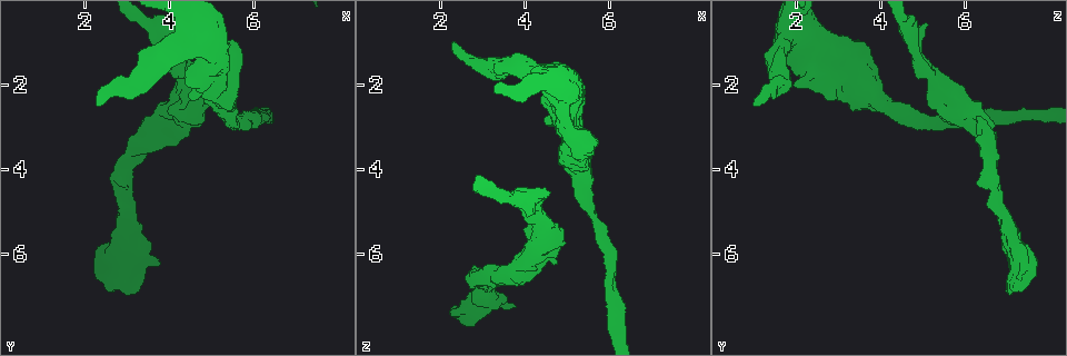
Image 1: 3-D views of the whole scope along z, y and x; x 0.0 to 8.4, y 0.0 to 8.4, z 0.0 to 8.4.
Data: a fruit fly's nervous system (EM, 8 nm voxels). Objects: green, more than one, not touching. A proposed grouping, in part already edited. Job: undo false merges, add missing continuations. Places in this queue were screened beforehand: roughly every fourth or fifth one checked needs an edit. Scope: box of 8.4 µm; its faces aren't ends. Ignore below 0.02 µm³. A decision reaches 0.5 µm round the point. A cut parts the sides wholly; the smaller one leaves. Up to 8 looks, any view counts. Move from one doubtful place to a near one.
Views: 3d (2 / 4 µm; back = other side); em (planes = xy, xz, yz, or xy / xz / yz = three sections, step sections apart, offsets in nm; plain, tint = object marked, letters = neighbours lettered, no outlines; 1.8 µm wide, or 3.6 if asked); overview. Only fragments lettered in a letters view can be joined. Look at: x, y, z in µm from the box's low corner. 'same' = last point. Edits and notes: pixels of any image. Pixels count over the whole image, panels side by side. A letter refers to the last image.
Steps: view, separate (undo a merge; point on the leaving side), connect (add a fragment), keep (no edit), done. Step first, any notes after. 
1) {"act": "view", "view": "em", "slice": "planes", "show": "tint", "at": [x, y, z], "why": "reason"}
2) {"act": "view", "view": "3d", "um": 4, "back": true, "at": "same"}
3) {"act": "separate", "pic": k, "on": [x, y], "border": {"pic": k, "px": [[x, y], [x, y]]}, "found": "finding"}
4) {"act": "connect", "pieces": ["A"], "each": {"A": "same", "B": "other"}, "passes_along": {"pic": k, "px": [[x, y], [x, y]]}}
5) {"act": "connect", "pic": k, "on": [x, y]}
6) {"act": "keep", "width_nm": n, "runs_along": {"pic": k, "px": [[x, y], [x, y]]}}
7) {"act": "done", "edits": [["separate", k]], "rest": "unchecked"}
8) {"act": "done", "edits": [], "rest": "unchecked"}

{"act": "view", "view": "3d", "um": 4, "back": true, "at": [4.80, 2.80, 6.20], "why": "free end"}

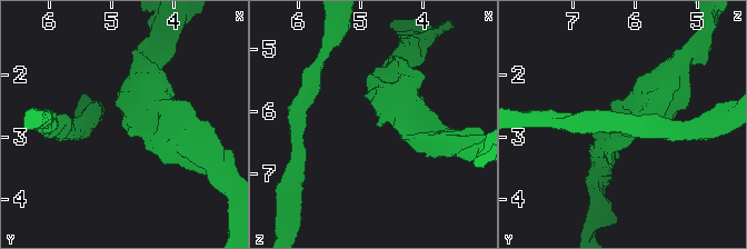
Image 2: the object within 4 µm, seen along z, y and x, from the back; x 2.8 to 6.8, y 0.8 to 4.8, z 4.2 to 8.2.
{"act": "view", "view": "em", "slice": "planes", "show": "letters", "at": [4.70, 2.85, 6.20]}

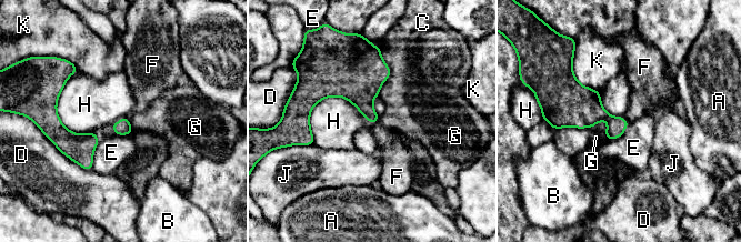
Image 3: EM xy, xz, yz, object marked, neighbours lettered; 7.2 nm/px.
{"act": "keep", "each": {"A": "other", "B": "other", "C": "other", "D": "other", "E": "other", "F": "other", "G": "other", "H": "other", "J": "other", "K": "other"}, "border": {"pic": 3, "px": [[378, 120], [372, 125]]}, "found": "no lettered fragment goes on from it"}

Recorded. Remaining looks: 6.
{"act": "view", "view": "em", "slice": "planes", "show": "letters", "at": [3.35, 6.85, 6.95], "why": "an open end"}

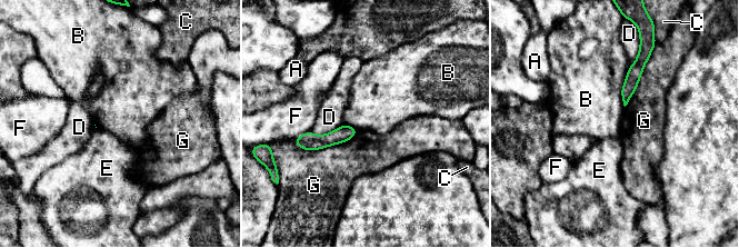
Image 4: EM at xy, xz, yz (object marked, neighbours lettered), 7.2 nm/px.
{"act": "keep", "each": {"A": "other", "B": "other", "C": "other", "D": "other", "E": "other", "F": "other", "G": "other"}, "runs_along": {"pic": 4, "px": [[352, 130], [327, 140], [301, 140]]}, "found": "no lettered fragment goes on from it"}

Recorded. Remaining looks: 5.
{"act": "view", "view": "em", "slice": "planes", "show": "plain", "at": [2.30, 2.50, 0.95], "why": "long arm stops here"}

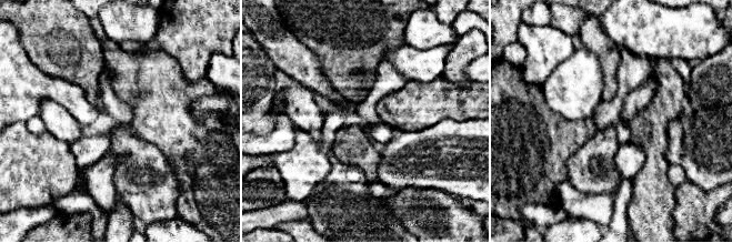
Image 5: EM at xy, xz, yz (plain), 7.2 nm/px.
{"act": "view", "view": "em", "slice": "planes", "show": "tint", "at": "same"}

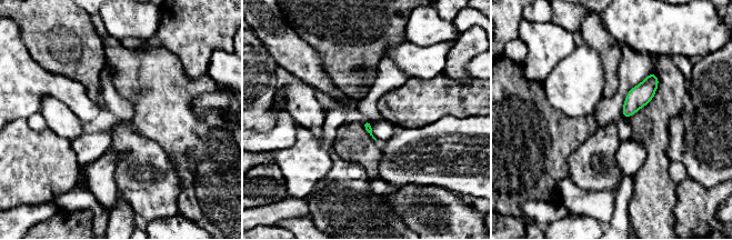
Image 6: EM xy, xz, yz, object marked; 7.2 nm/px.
{"act": "view", "view": "em", "slice": "planes", "show": "letters", "at": "same", "why": "what lies round it"}

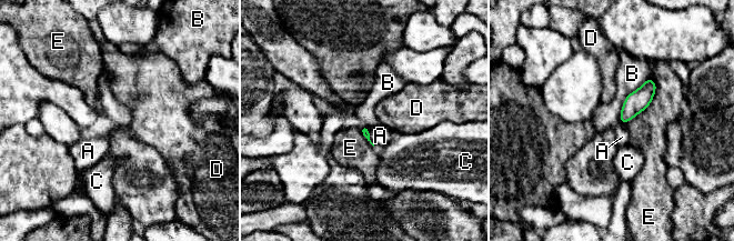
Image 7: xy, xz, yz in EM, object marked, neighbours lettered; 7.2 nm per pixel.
{"act": "keep", "longest_contact_nm": ["B", 400], "each": {"A": "other", "B": "other", "C": "other", "D": "other", "E": "other"}, "border": {"pic": 7, "px": [[649, 77], [625, 98], [617, 120]]}, "found": "no lettered fragment goes on from it"}

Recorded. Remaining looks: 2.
{"act": "done", "edits": [], "rest": "unchecked"}

